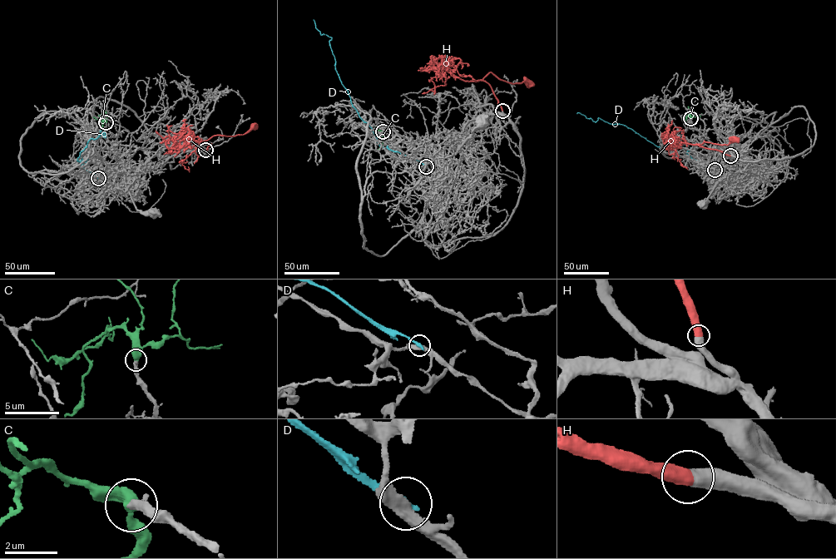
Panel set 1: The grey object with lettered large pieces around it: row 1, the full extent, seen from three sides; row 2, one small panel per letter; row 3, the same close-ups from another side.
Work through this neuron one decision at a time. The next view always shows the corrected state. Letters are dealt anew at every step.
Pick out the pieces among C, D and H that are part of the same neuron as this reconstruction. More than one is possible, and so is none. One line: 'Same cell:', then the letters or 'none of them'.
Same cell: C

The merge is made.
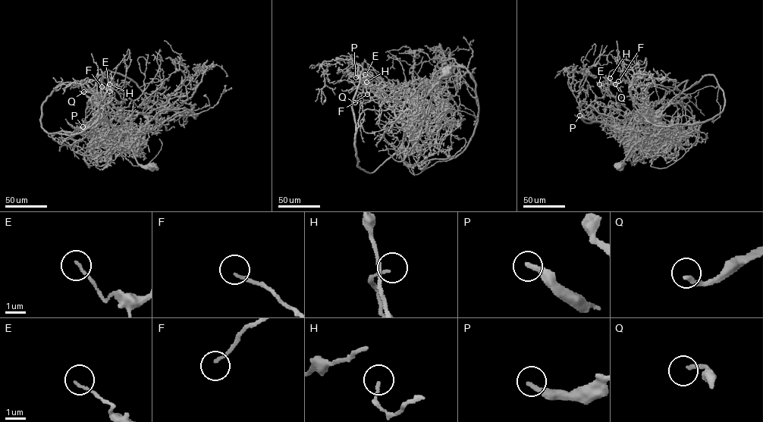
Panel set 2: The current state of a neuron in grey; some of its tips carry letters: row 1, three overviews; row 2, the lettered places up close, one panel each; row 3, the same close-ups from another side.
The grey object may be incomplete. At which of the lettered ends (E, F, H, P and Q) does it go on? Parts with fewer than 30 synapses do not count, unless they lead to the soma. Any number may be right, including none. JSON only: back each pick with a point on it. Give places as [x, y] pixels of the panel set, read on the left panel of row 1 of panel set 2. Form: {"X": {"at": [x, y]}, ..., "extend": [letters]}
{"P": {"at": [83, 126]}, "Q": {"at": [83, 92]}, "extend": ["P", "Q"]}

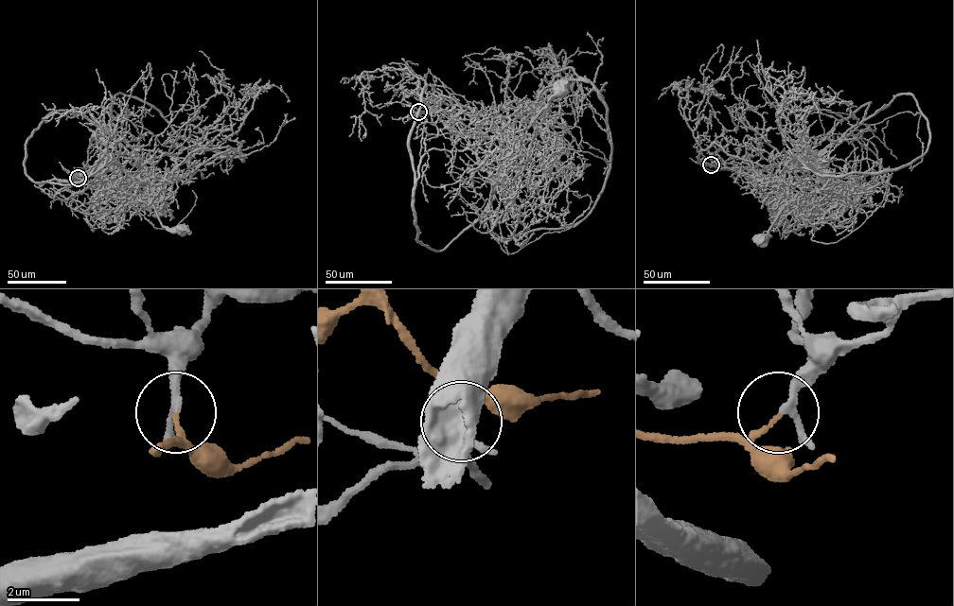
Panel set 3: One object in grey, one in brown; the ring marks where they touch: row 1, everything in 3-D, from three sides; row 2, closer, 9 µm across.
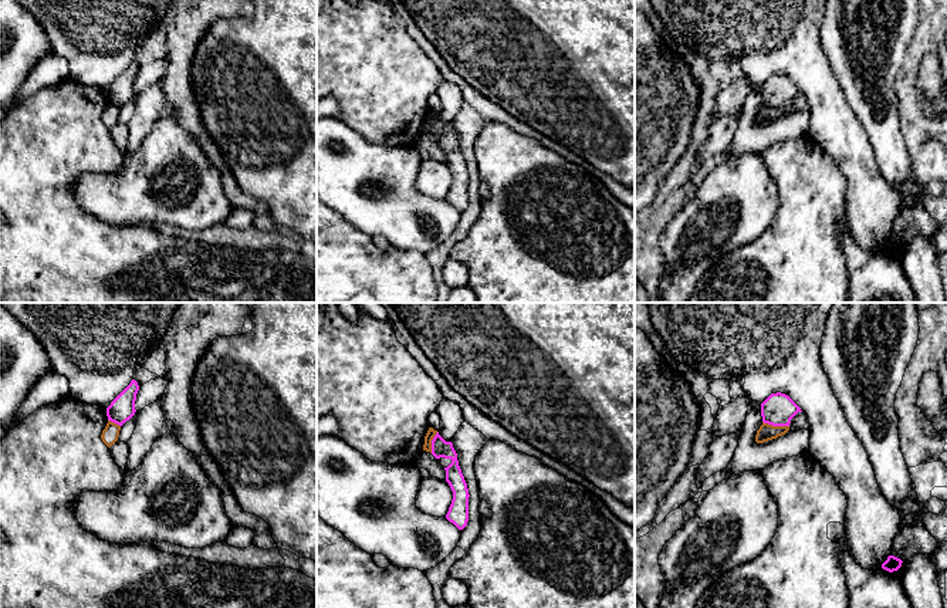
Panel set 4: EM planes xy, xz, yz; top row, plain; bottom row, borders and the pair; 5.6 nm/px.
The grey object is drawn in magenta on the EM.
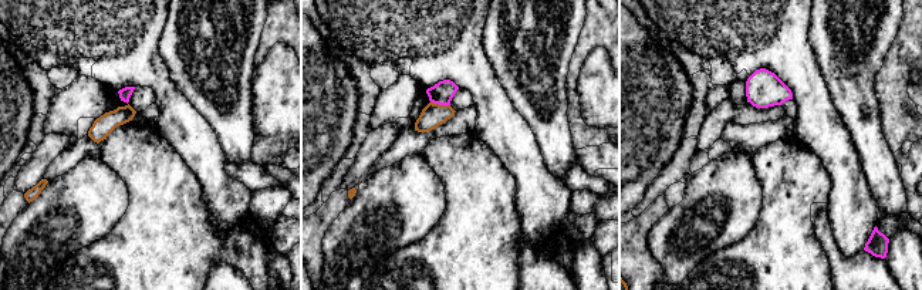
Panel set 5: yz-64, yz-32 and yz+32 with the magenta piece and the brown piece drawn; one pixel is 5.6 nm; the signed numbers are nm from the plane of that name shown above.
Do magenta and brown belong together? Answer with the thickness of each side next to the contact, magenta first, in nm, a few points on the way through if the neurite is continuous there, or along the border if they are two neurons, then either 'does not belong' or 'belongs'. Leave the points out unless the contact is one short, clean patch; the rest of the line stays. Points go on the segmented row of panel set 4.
180 nm thick on the magenta side, 100 nm on the other; border along yz (763, 421), (771, 425), (788, 426); does not belong

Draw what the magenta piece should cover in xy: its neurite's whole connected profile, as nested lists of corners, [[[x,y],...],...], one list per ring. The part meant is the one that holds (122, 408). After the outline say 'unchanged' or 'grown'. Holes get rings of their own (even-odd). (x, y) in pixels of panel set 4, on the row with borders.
[[[132,379],[131,384],[106,408],[108,420],[119,426],[129,420],[136,412],[135,401],[138,391],[139,385]]] | unchanged

